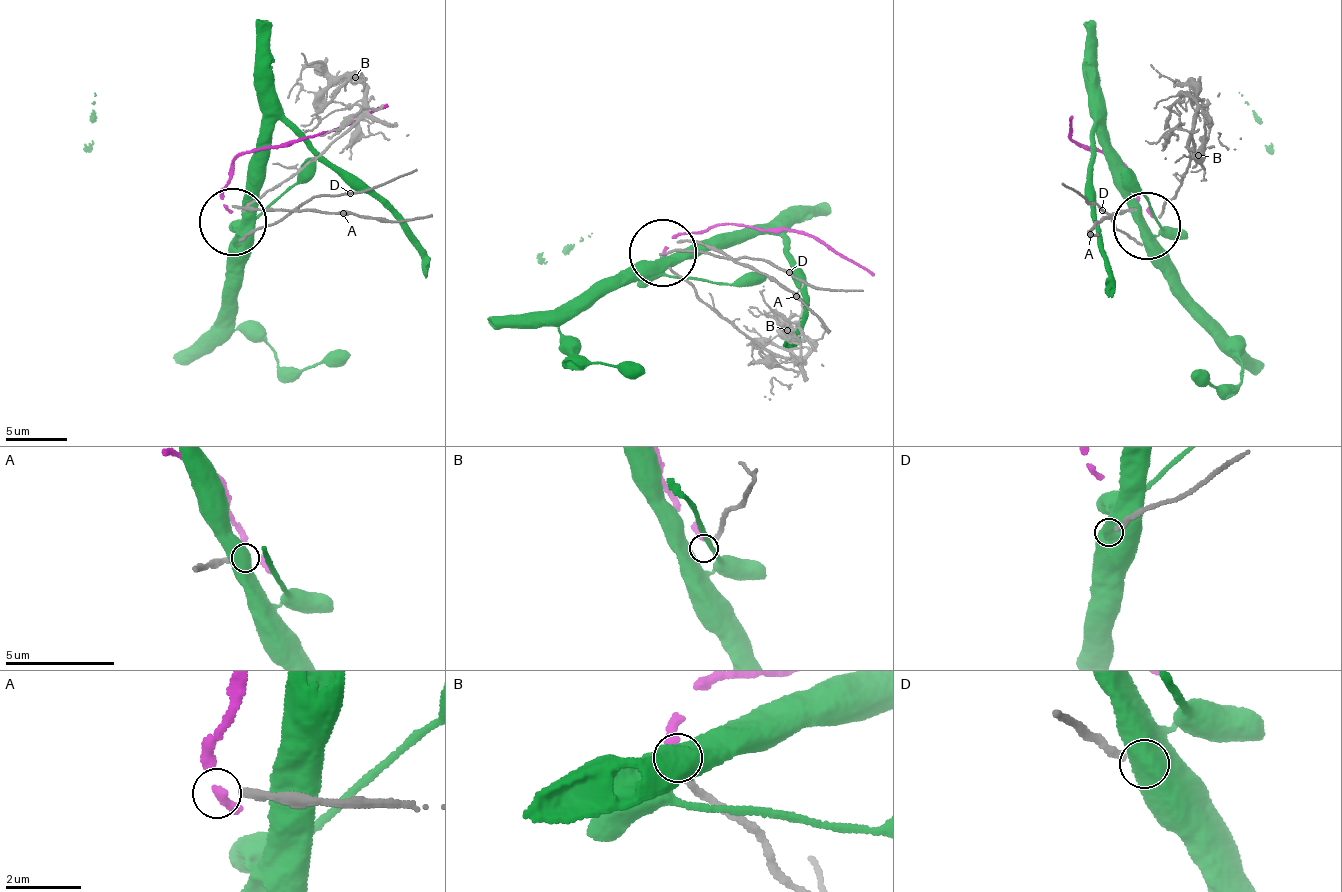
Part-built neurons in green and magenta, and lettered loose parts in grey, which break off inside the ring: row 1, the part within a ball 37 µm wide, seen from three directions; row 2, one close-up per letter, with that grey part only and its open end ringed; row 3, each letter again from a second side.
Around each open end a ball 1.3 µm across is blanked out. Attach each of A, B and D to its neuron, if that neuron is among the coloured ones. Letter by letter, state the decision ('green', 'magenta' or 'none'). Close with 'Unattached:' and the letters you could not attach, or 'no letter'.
A: none
B: magenta
D: none
Unattached: A, D

